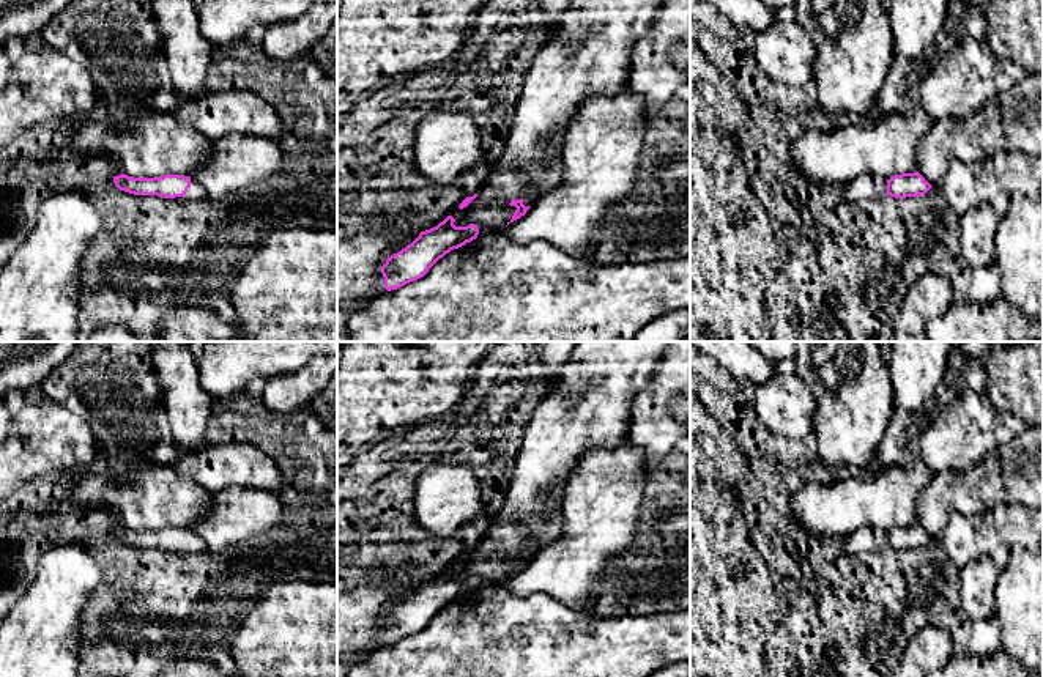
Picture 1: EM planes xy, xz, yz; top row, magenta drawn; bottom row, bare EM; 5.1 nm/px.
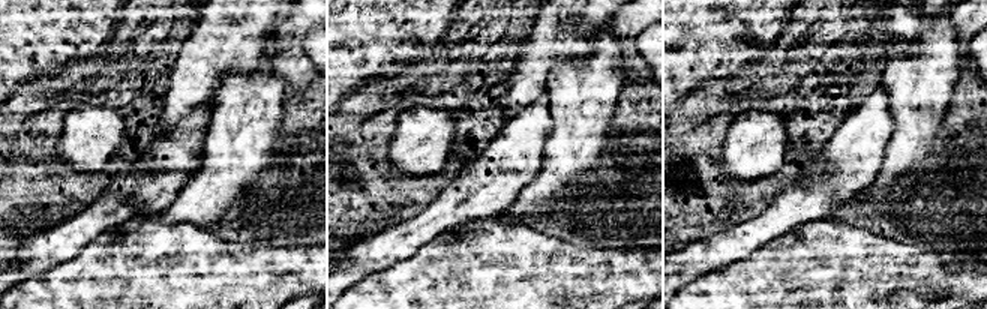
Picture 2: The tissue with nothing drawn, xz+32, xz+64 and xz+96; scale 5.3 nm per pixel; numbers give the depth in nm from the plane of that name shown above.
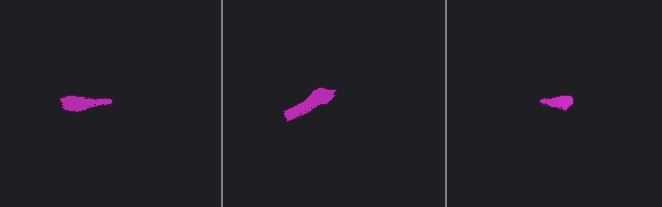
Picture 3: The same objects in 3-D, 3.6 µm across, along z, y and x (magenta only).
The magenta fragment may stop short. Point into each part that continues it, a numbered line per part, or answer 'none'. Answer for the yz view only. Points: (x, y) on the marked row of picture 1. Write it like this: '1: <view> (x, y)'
1: yz (864, 189)

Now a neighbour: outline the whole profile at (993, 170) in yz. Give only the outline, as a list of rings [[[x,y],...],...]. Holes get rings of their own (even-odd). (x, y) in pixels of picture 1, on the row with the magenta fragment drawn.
[[[997,151],[971,164],[952,159],[939,191],[956,216],[989,202],[996,214],[1004,217],[1013,202],[1043,198],[1043,157]]]

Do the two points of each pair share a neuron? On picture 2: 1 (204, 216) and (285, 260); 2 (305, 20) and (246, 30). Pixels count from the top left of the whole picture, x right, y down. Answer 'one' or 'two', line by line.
1: two
2: two

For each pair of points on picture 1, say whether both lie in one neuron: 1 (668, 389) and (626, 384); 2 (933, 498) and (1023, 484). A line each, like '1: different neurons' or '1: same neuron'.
1: different neurons
2: same neuron

